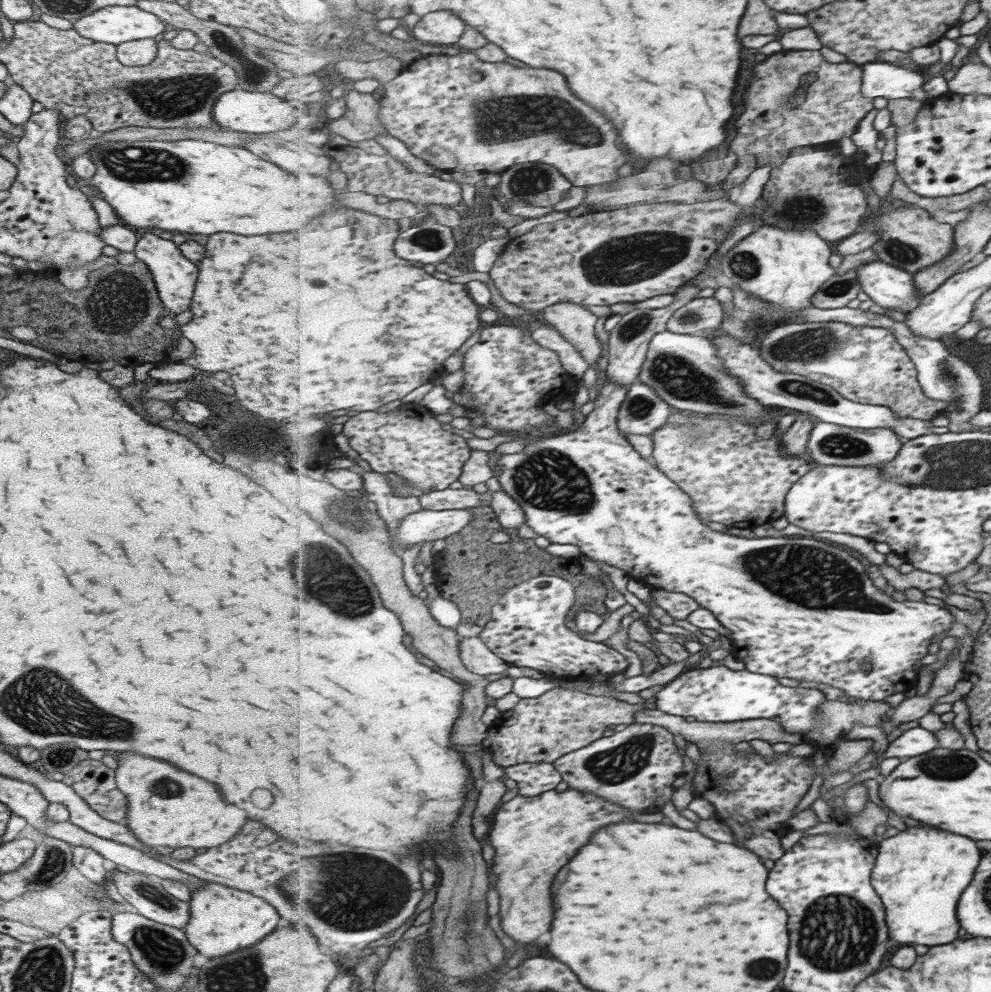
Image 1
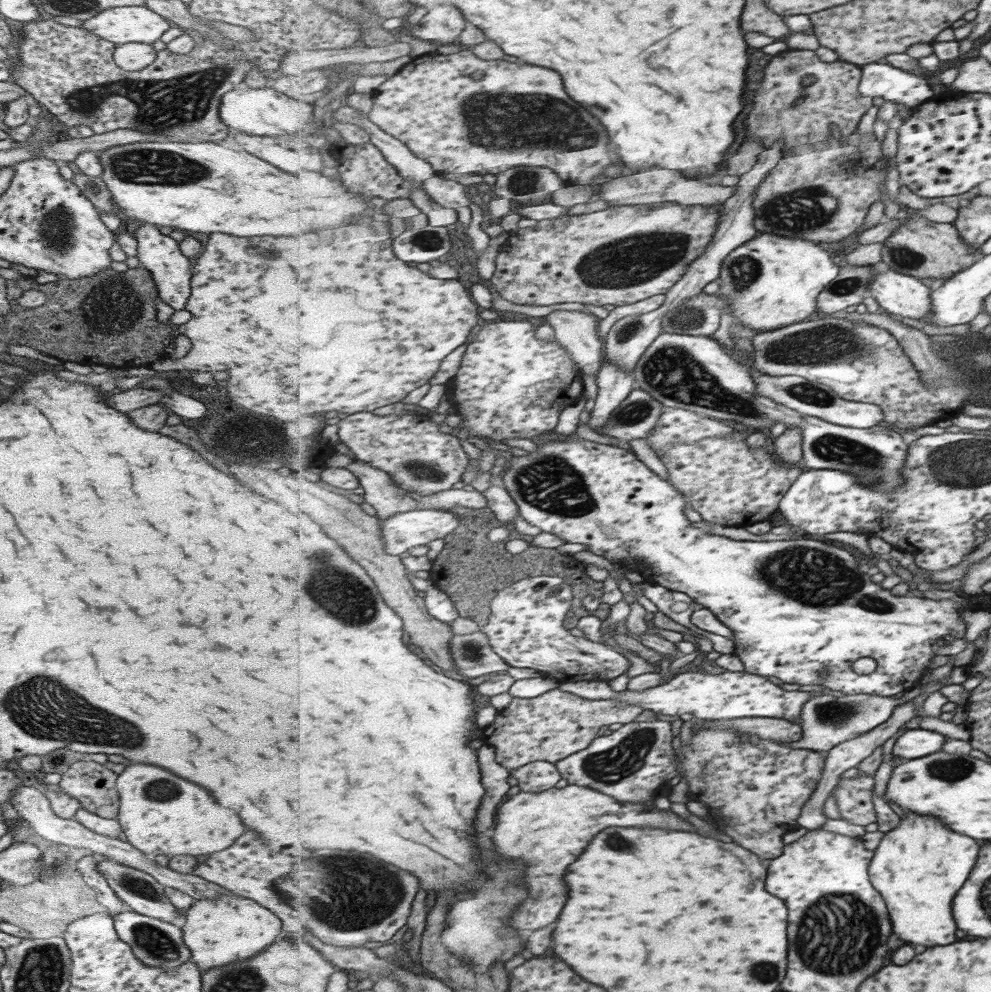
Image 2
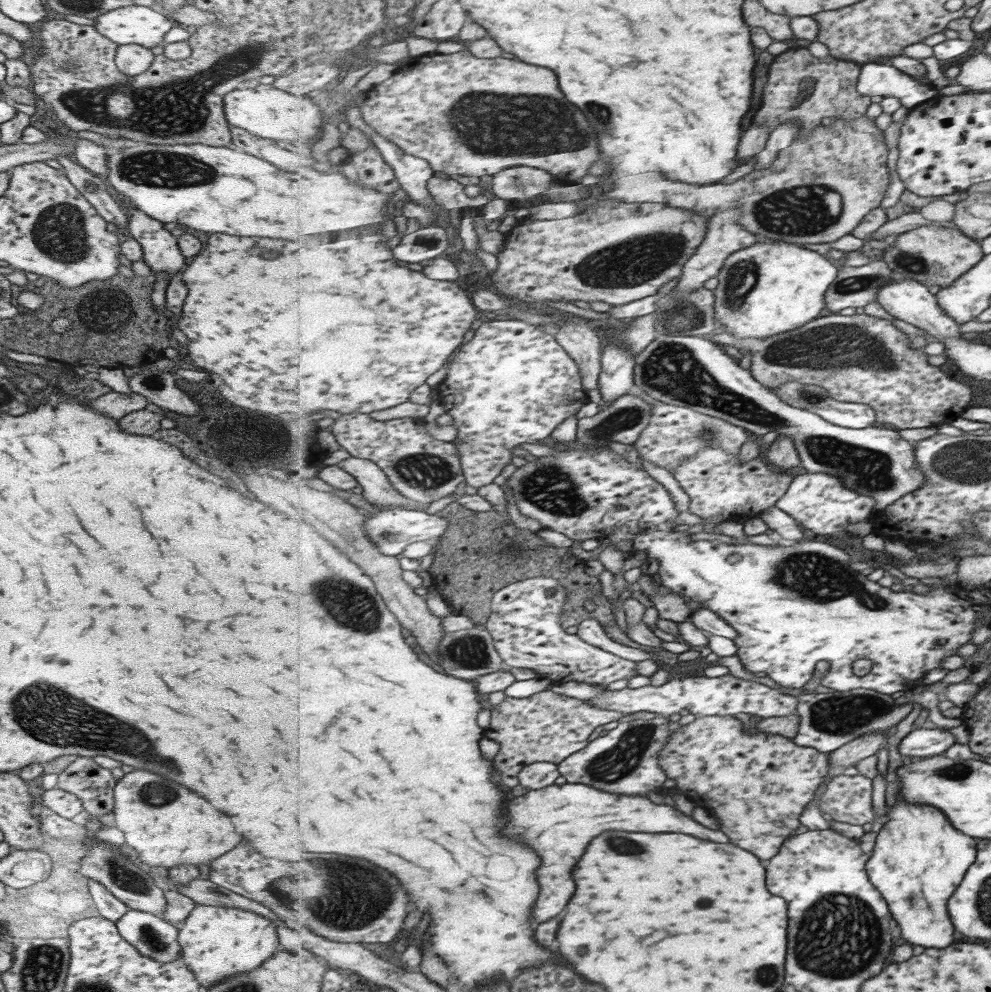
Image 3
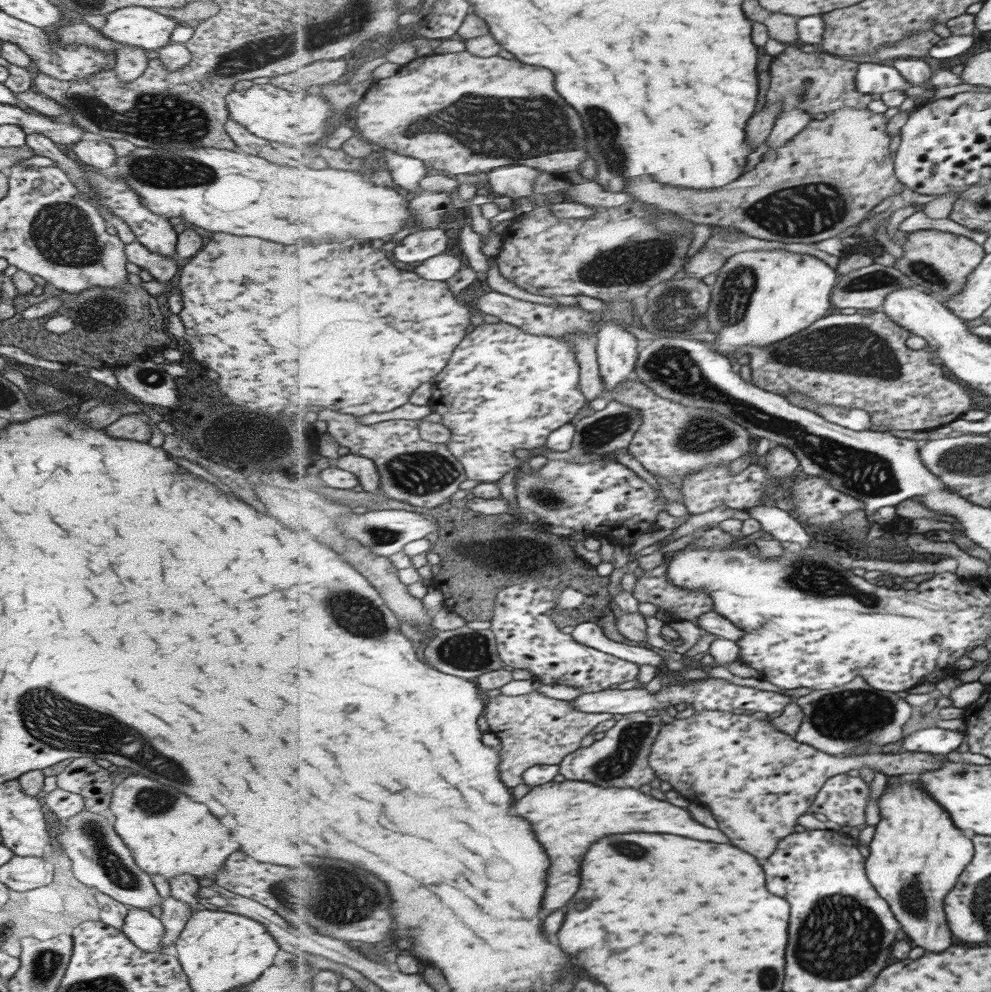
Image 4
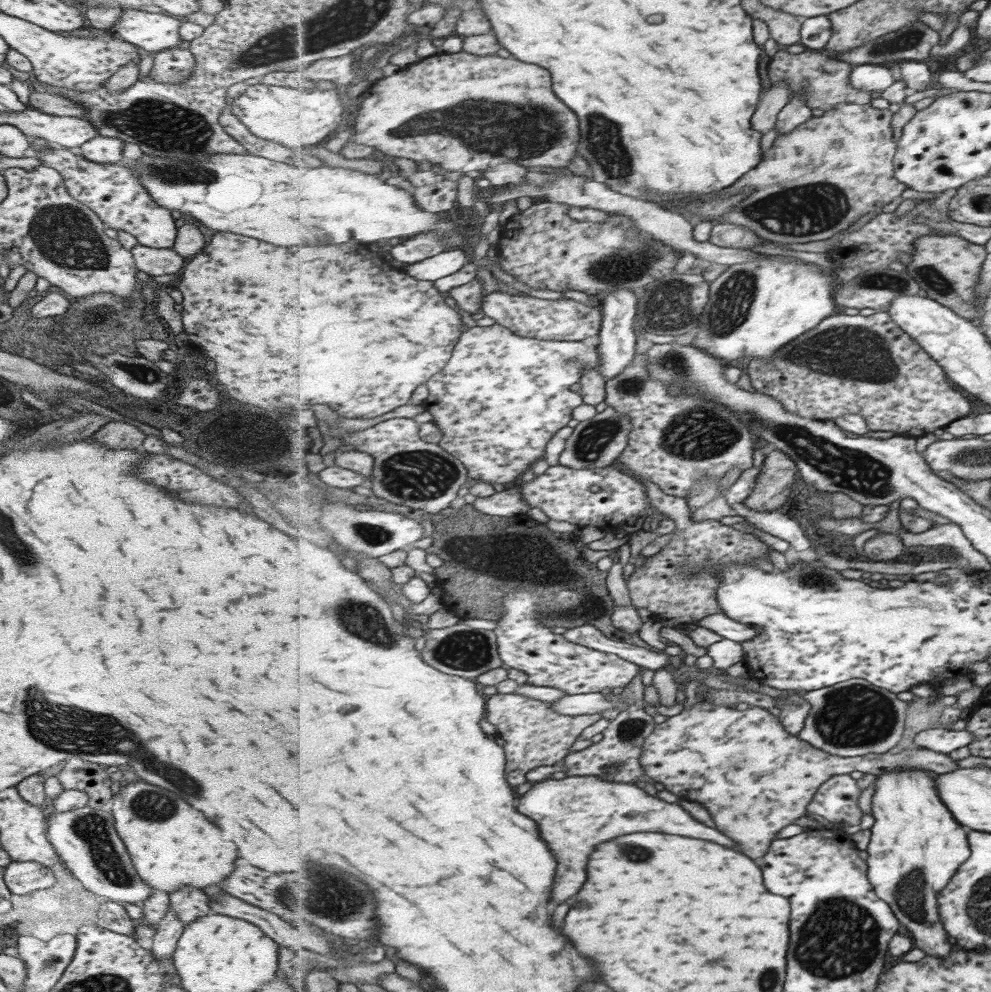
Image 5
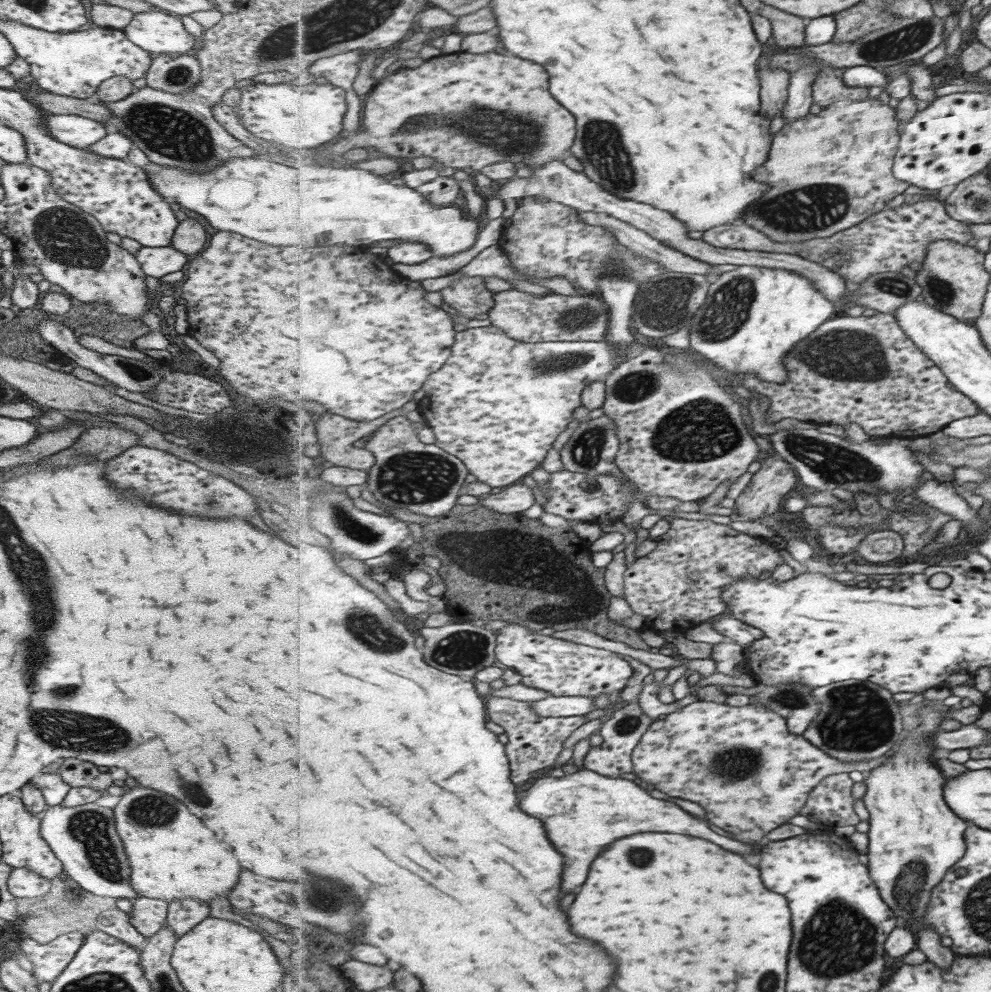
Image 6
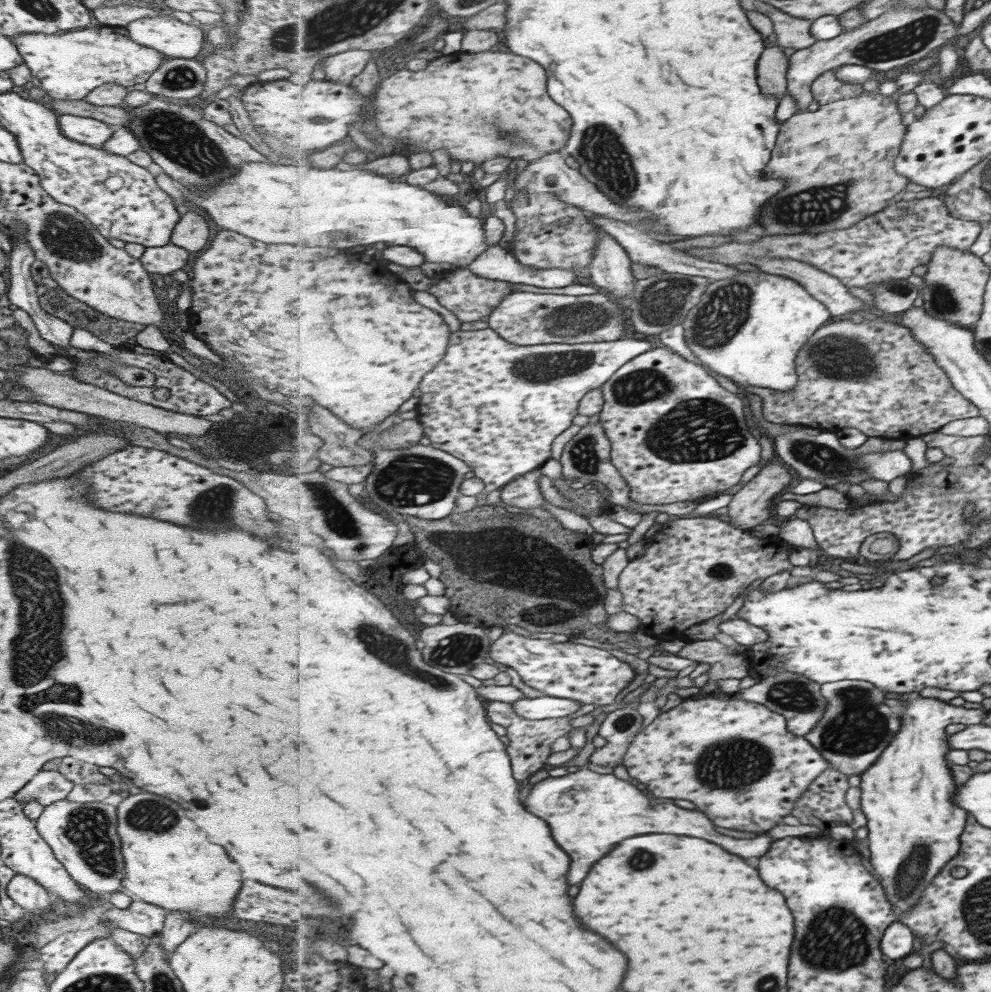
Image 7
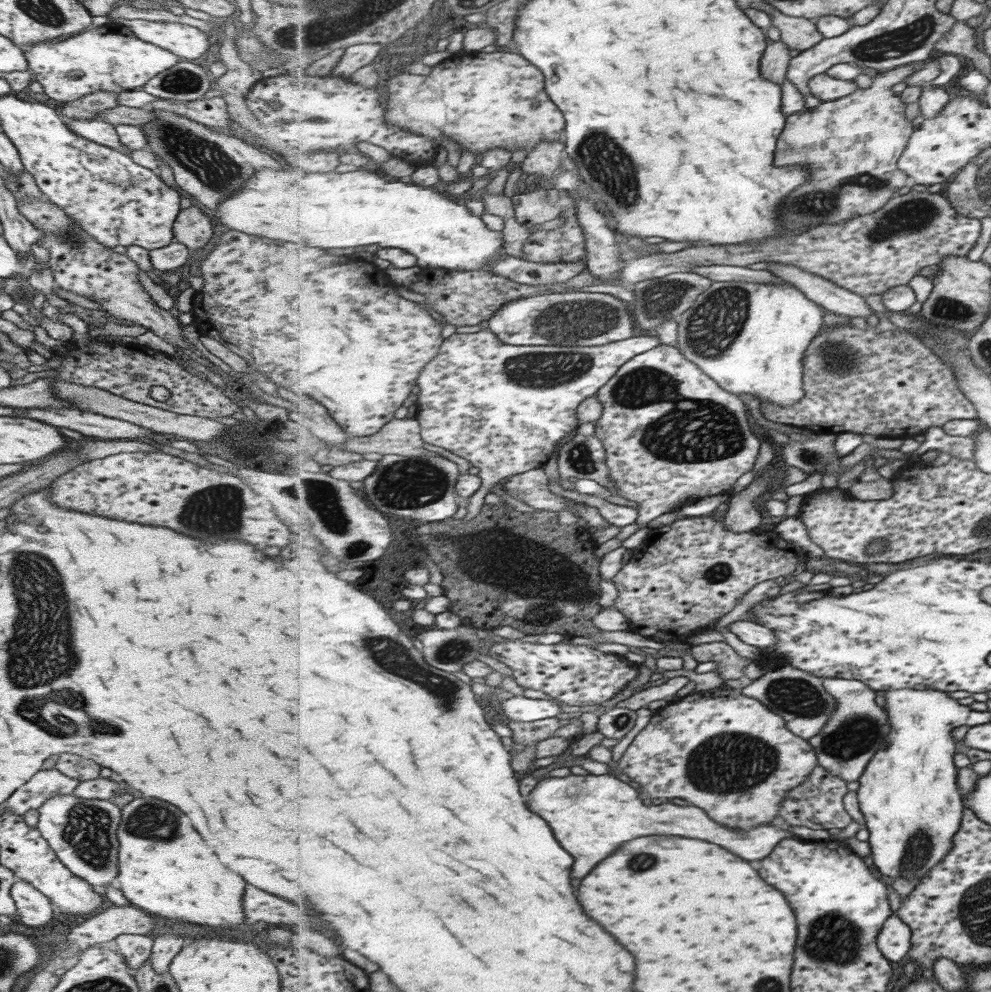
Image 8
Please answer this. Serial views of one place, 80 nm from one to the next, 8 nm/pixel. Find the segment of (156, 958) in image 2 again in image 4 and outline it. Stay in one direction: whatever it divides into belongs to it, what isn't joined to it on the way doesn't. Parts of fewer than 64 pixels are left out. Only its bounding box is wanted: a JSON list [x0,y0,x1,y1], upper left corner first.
[120,907,166,952]

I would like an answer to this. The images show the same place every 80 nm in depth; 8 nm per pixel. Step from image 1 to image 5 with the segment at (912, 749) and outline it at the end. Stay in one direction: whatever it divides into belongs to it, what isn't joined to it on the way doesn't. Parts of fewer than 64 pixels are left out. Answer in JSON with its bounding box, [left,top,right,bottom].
[914,727,972,754]

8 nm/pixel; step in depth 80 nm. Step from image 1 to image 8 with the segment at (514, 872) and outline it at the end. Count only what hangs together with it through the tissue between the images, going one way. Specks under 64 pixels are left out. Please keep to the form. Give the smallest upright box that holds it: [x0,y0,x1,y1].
[528,773,794,878]

